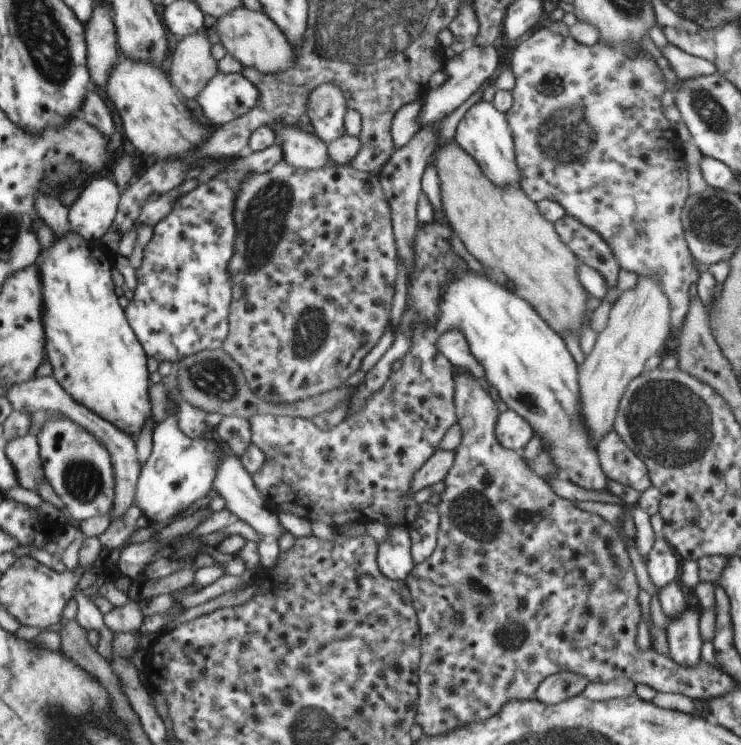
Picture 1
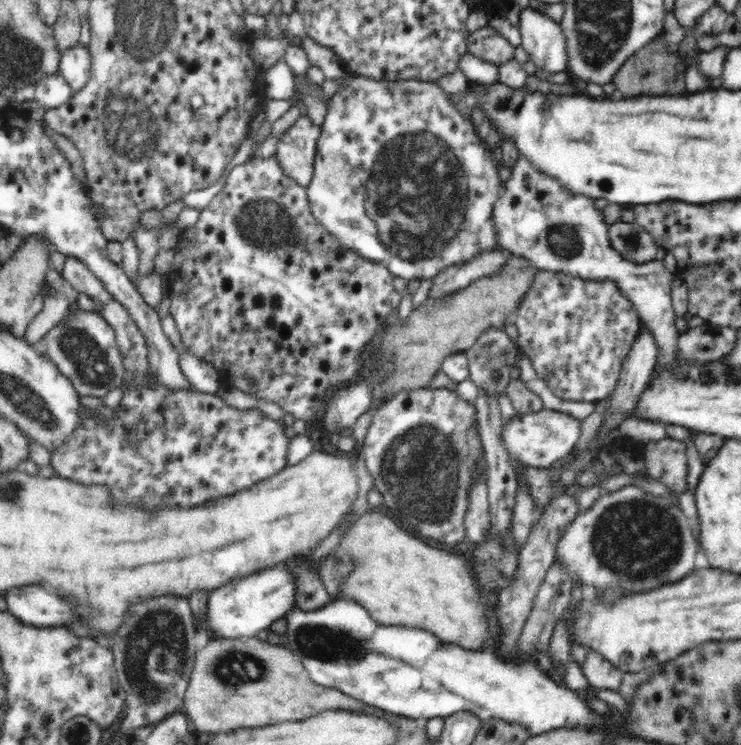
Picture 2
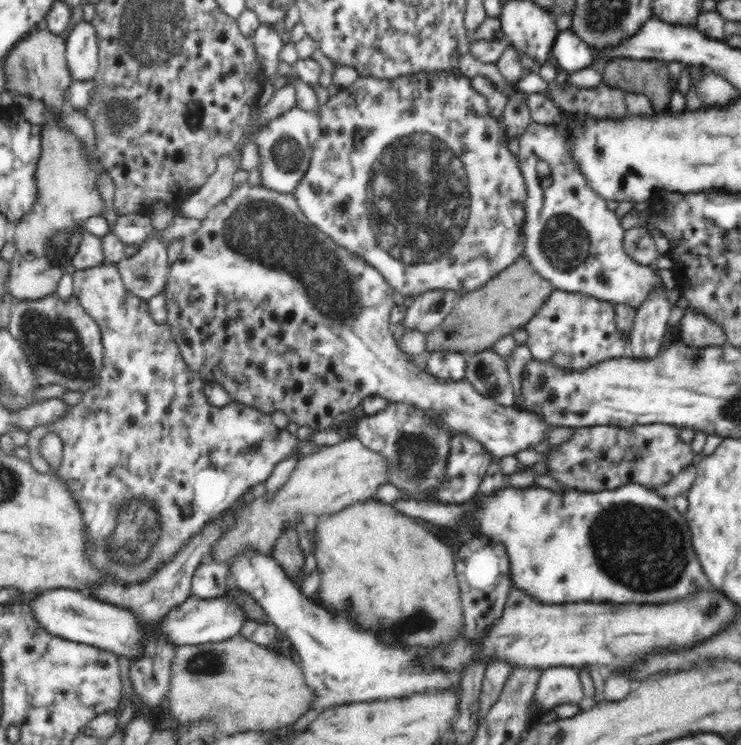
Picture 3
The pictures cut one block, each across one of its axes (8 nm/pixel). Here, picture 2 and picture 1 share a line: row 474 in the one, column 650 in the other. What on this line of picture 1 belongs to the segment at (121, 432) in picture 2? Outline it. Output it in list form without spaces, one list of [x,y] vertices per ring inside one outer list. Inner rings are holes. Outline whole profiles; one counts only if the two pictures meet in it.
[[[554,21],[546,28],[536,30],[532,36],[522,38],[522,42],[512,52],[510,58],[510,68],[515,76],[514,88],[510,91],[513,96],[512,106],[507,110],[507,117],[511,123],[512,132],[515,133],[515,155],[517,164],[521,170],[521,182],[519,186],[525,193],[537,204],[542,199],[552,199],[559,202],[568,215],[576,217],[585,225],[592,227],[597,233],[603,236],[603,239],[611,246],[620,268],[635,272],[640,275],[654,275],[660,282],[664,292],[672,299],[672,304],[676,307],[672,328],[682,332],[686,324],[688,315],[688,306],[690,304],[690,286],[698,282],[700,272],[696,269],[696,264],[690,256],[689,246],[686,246],[684,240],[685,230],[682,230],[683,222],[680,222],[680,210],[684,206],[684,198],[688,196],[688,172],[684,170],[683,150],[681,141],[674,126],[666,120],[662,114],[662,94],[664,94],[664,83],[662,82],[661,68],[656,66],[657,62],[644,50],[637,50],[634,56],[628,56],[621,47],[611,47],[606,43],[598,41],[592,46],[583,45],[572,38],[569,26],[562,21]]]

